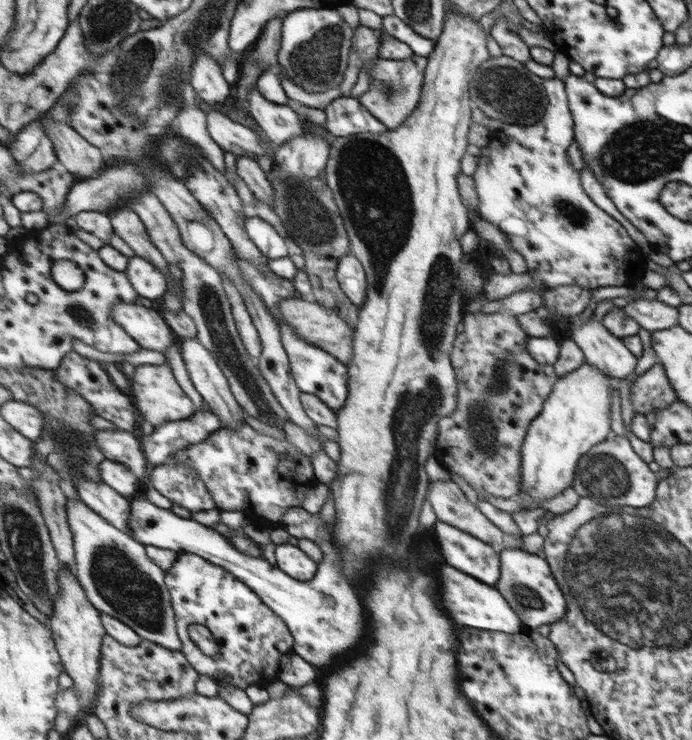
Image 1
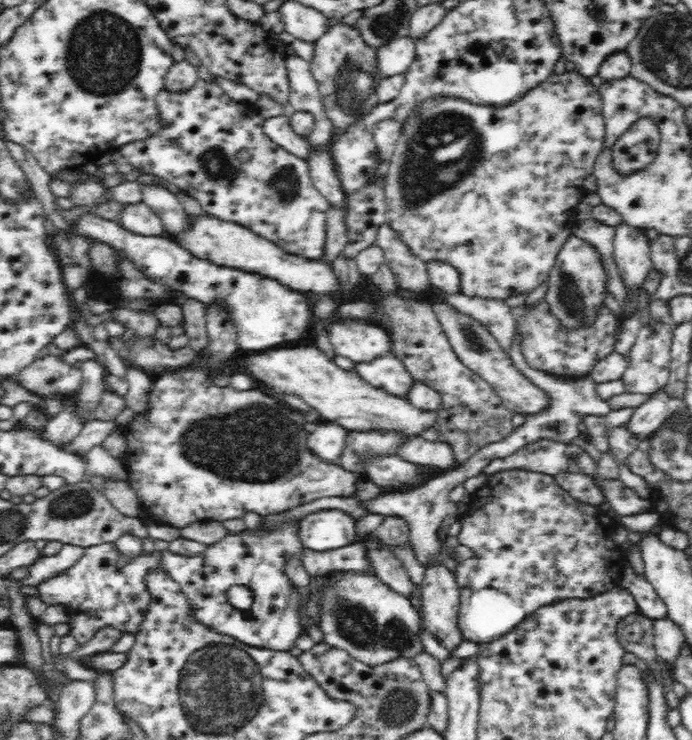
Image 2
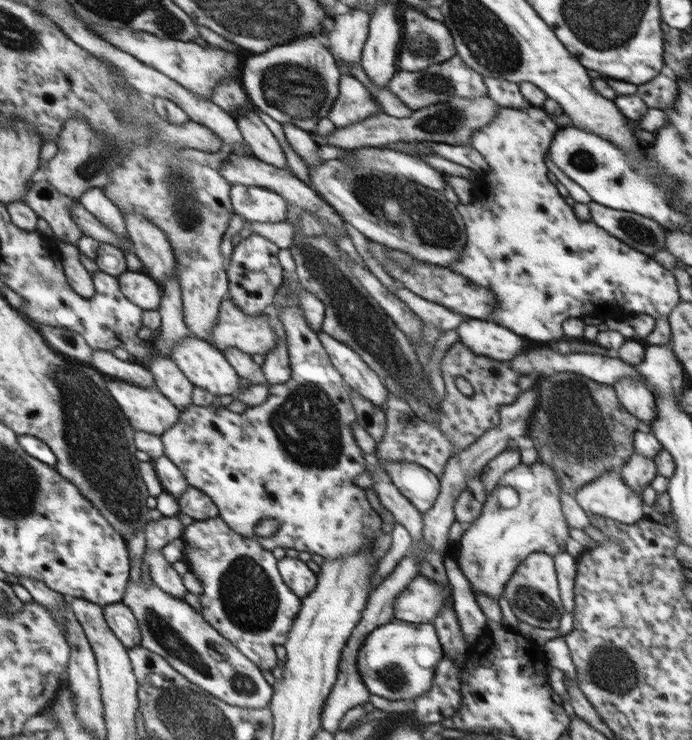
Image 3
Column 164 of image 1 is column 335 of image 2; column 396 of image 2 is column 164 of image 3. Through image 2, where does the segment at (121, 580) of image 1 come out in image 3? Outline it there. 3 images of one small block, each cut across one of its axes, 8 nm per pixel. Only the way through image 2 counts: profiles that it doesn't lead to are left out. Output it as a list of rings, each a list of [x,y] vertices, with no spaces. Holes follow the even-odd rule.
[[[142,577],[129,581],[123,603],[132,608],[140,622],[143,633],[142,646],[164,656],[173,668],[183,673],[190,681],[219,697],[225,704],[237,705],[239,708],[263,708],[271,702],[273,688],[263,679],[257,665],[231,641],[221,636],[221,633],[201,613],[196,612],[193,606],[165,593],[153,580],[143,580]]]

